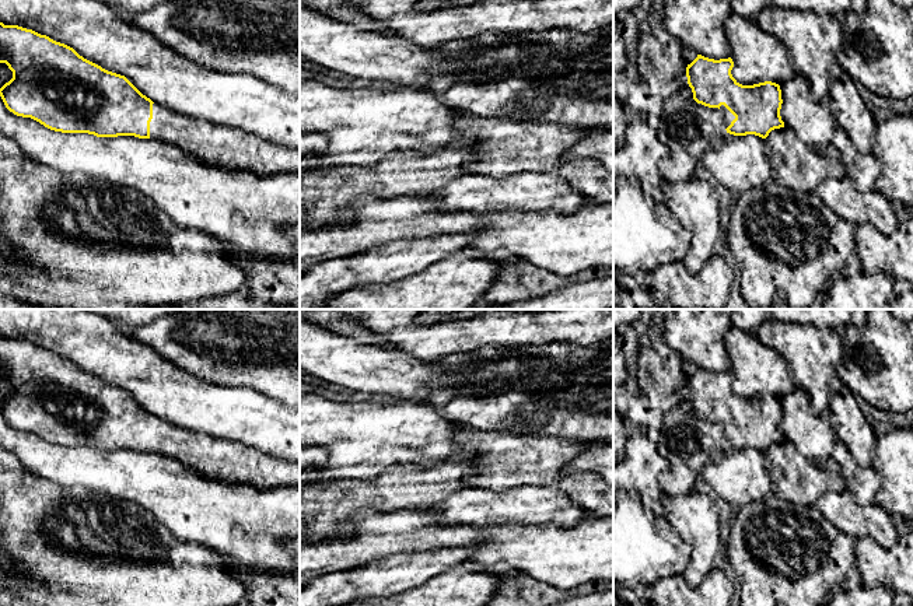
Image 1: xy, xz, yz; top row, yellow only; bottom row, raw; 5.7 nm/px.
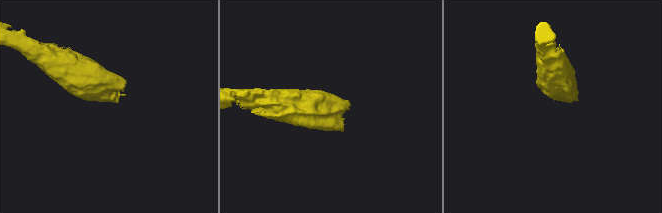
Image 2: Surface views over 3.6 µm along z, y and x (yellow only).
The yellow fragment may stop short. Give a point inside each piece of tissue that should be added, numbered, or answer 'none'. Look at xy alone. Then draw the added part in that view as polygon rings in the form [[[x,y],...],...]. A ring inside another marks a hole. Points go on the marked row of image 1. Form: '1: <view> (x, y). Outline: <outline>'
1: xy (221, 146). Outline: [[[157,102],[153,104],[150,140],[175,146],[207,165],[251,171],[258,176],[300,172],[300,150],[183,116]]]

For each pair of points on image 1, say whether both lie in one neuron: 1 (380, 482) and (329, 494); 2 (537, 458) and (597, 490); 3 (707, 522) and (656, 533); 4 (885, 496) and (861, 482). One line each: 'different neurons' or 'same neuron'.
1: same neuron
2: same neuron
3: different neurons
4: different neurons

